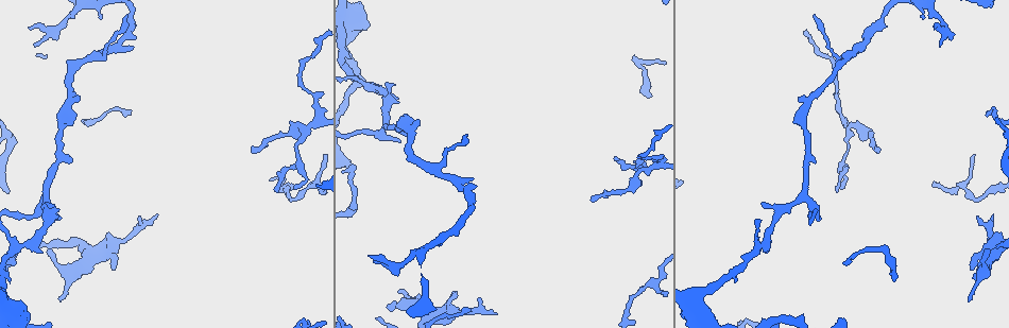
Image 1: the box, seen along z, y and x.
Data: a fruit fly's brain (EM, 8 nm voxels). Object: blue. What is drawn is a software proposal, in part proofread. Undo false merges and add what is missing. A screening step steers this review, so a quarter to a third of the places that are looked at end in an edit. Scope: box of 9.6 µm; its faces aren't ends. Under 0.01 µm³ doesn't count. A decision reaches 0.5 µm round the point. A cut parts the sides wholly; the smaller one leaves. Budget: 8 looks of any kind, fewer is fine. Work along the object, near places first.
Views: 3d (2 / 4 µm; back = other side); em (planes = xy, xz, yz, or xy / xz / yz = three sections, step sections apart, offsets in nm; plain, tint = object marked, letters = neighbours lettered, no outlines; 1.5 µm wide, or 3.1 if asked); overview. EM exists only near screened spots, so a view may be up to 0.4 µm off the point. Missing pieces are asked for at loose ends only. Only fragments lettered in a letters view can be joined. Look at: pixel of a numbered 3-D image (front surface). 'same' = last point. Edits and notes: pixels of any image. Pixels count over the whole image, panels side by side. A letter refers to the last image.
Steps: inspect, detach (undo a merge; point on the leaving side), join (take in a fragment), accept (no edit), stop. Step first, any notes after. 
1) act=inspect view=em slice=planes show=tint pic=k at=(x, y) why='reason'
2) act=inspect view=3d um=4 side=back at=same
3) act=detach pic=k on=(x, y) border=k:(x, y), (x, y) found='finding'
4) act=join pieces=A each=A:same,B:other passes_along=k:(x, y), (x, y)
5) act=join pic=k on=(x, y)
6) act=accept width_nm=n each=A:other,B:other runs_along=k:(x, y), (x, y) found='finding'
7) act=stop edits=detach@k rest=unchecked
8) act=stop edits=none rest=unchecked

act=inspect view=3d um=2 pic=1 at=(925, 17) why='branch stops here'

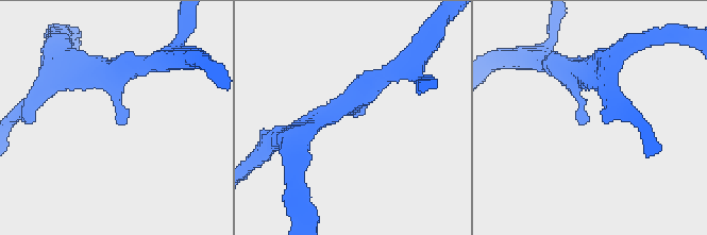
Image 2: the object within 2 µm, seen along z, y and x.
act=inspect view=em slice=yz step=8 show=tint pic=2 at=(361, 110) arm_widths_nm=170,200

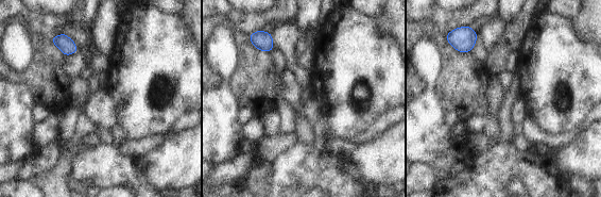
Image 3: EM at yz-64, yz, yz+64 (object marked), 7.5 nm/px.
act=inspect view=em slice=planes show=letters at=same why='cut it another way'

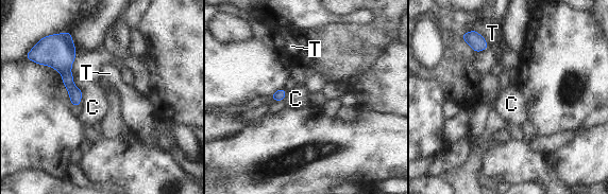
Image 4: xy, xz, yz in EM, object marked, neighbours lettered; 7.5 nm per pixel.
act=accept longest_contact=C:150nm each=C:other,T:other border=4:(82, 89), (81, 102), (76, 107) found='none of them fits'

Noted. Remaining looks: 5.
act=inspect view=em slice=xz step=8 show=letters pic=1 at=(373, 261) why='an open end'

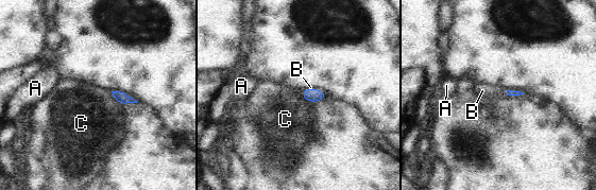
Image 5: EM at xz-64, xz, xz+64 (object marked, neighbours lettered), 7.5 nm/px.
act=inspect view=em slice=xy step=8 show=letters at=same why='cut it another way'

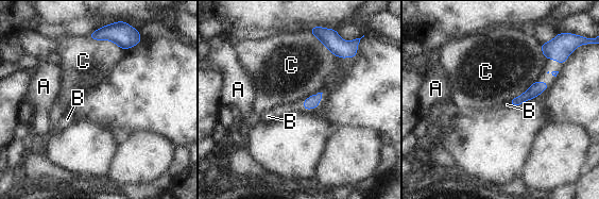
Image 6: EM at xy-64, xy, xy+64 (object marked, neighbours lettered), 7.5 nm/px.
act=join pic=6 on=(274, 113) each=A:other,B:same,C:other passes_along=6:(312, 102), (306, 109), (274, 113) found='it goes on there'

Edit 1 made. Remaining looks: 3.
act=inspect view=em slice=planes show=plain pic=1 at=(645, 172) why='four-way junction'

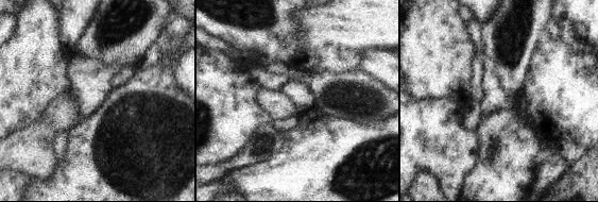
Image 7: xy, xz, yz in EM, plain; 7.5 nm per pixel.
act=inspect view=em slice=planes show=letters at=same why='what lies round it'

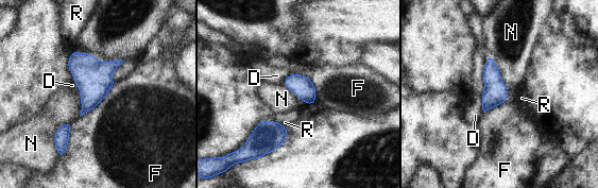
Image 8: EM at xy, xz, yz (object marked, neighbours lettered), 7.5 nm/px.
act=accept each=D:other,F:other,N:other,R:other border=8:(490, 55), (505, 86), (506, 101) found='continuous, no second cell'

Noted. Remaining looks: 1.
act=stop edits=join@6 rest=unchecked

